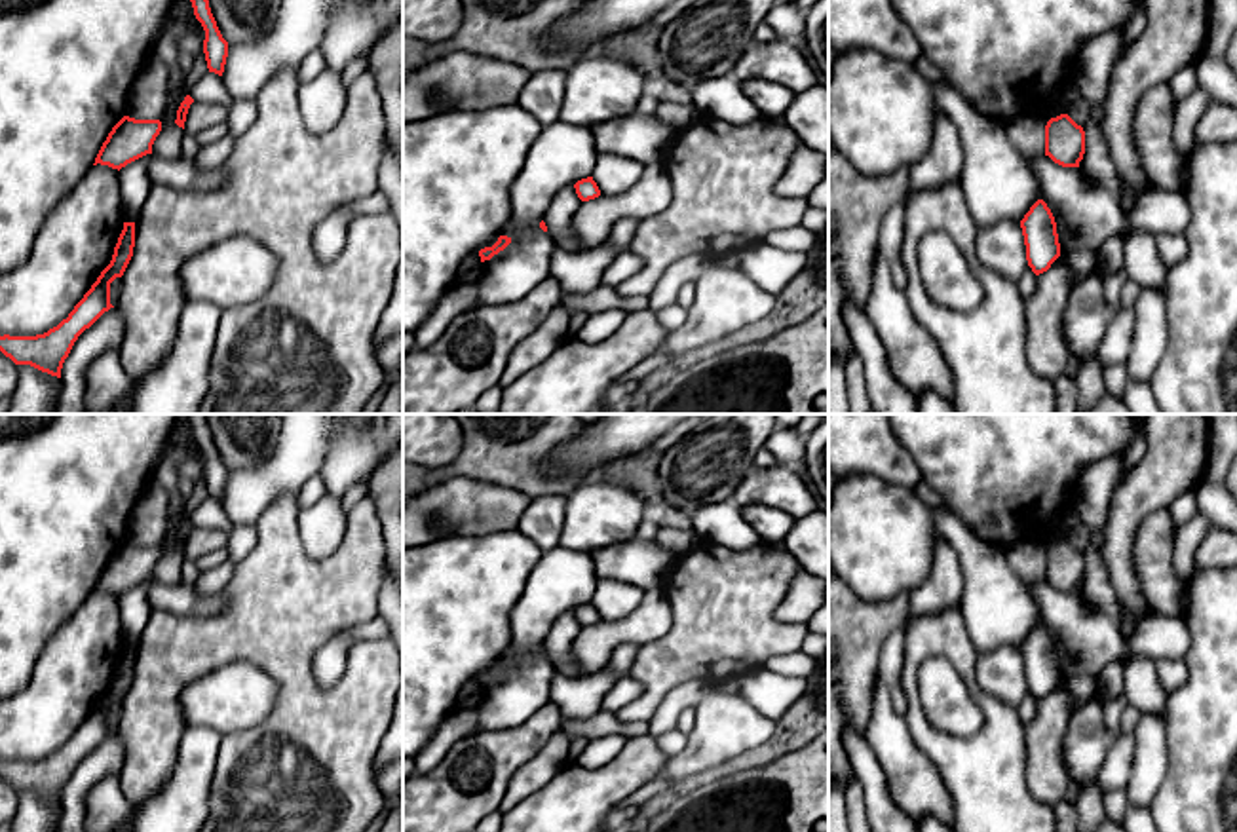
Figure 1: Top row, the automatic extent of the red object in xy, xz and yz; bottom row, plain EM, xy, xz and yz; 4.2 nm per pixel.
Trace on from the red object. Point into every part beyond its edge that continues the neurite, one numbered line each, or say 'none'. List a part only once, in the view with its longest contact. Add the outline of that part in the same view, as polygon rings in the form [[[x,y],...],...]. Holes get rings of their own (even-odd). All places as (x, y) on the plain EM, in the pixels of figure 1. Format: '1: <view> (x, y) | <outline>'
none

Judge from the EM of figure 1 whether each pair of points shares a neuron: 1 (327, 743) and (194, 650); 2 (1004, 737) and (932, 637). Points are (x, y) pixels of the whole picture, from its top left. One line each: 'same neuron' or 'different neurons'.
1: same neuron
2: same neuron

